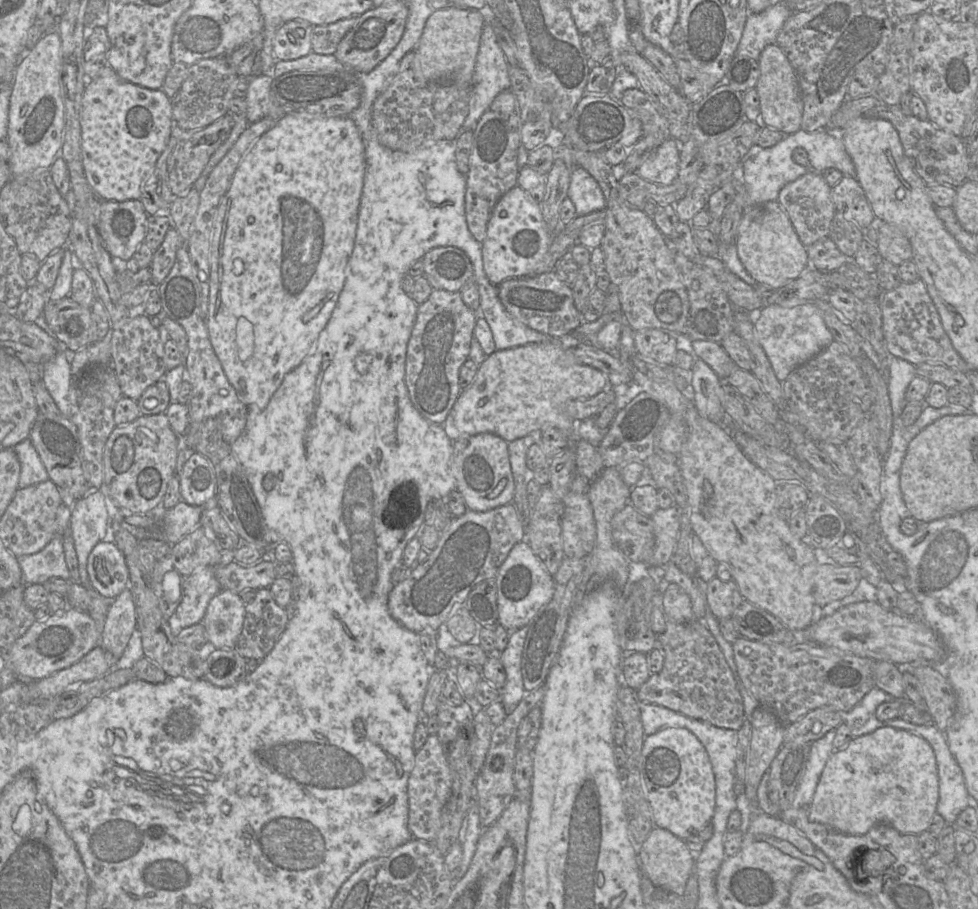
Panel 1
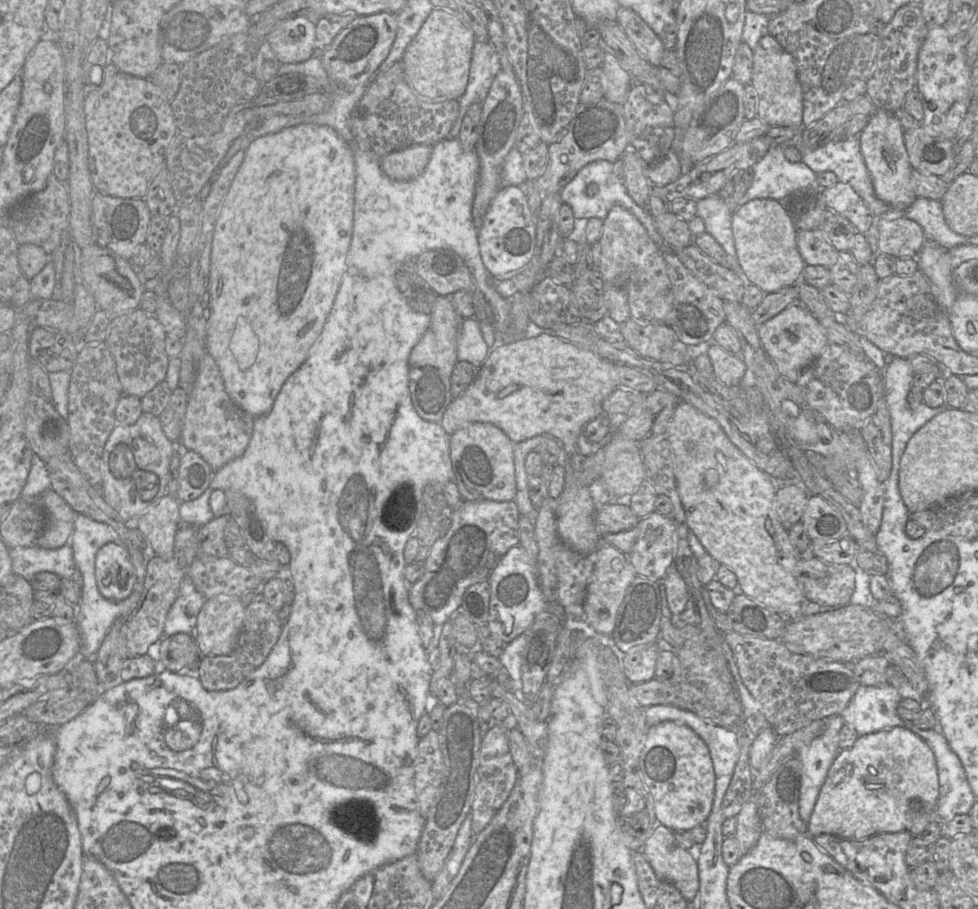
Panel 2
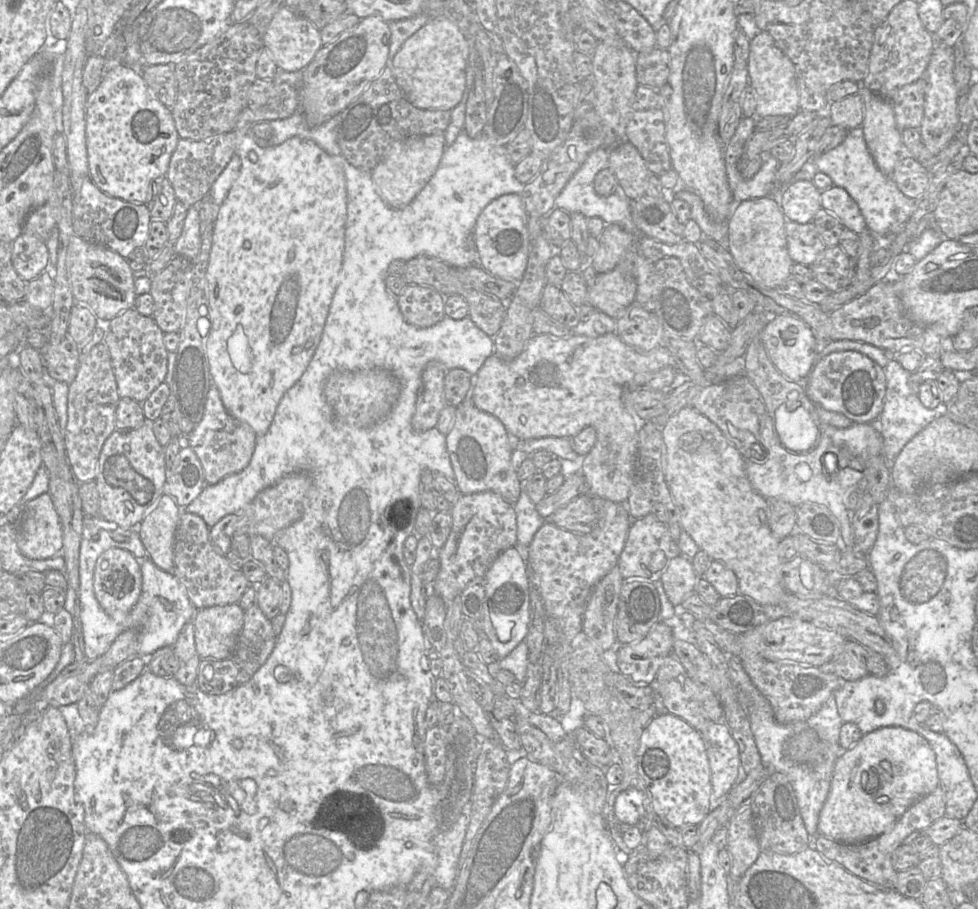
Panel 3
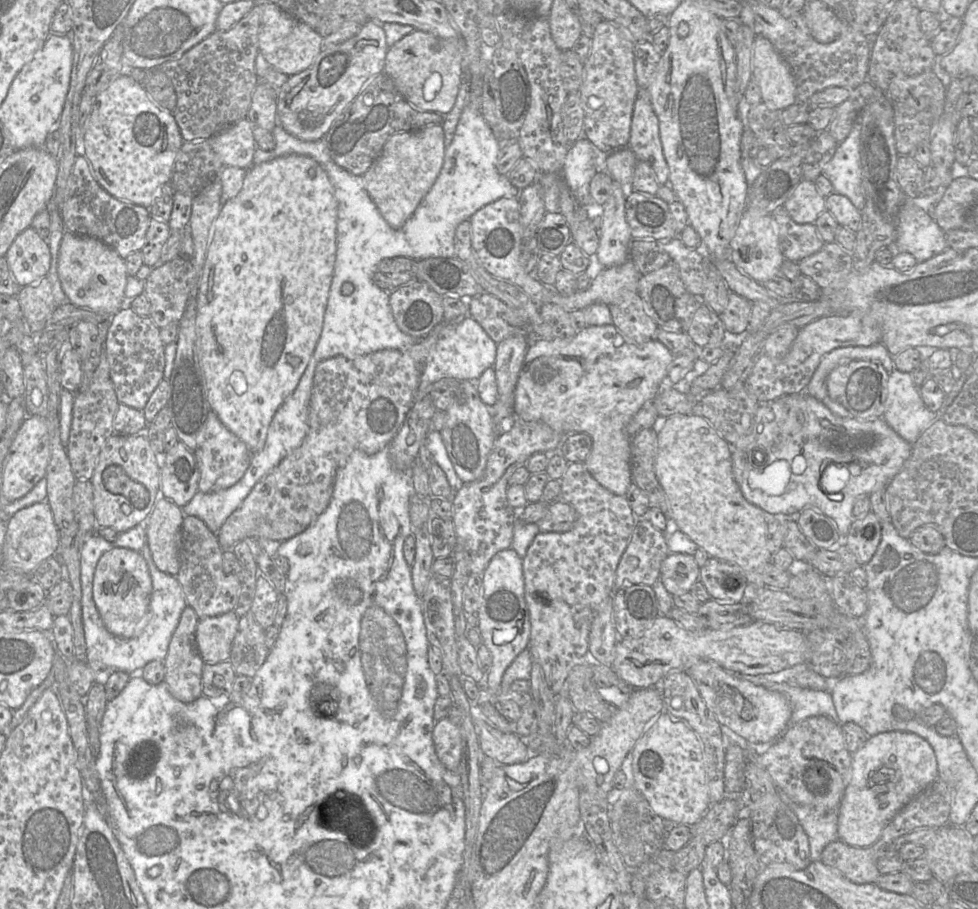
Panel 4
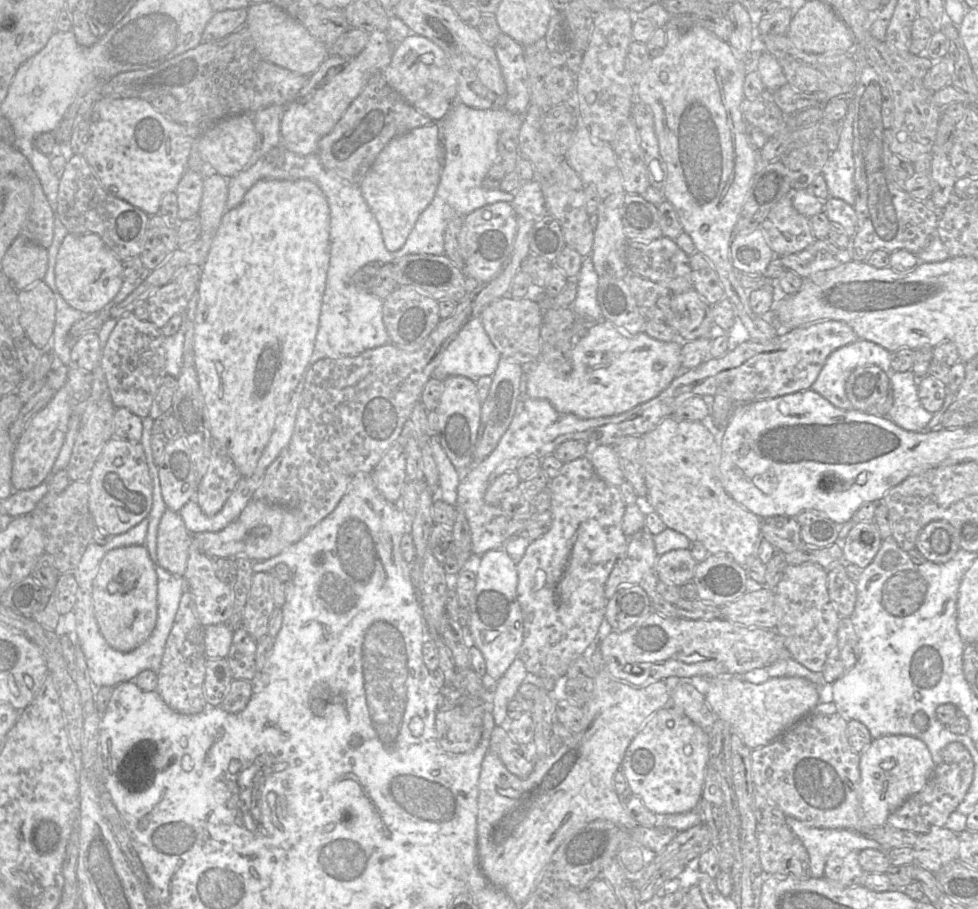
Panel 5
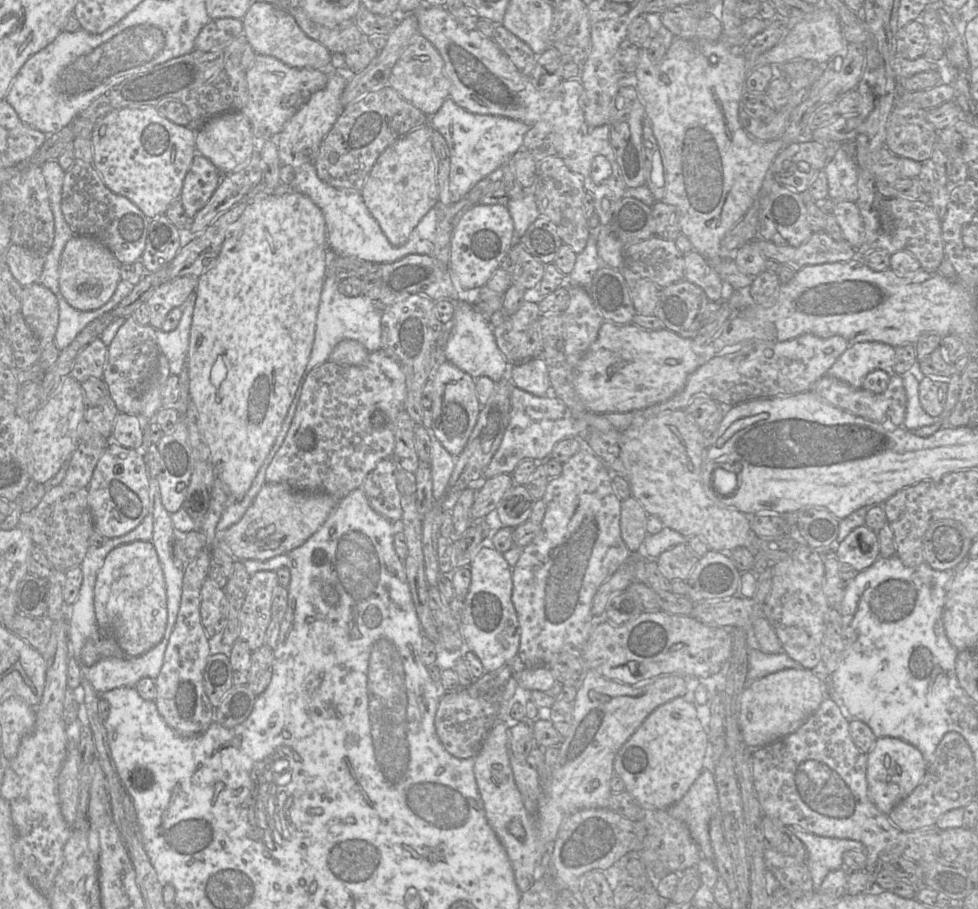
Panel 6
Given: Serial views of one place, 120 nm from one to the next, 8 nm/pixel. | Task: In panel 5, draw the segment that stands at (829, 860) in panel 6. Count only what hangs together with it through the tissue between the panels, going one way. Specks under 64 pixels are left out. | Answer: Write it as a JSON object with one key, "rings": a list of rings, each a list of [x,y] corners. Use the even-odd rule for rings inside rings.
{"rings":[[[786,816],[786,823],[808,851],[813,878],[824,877],[826,861],[833,850],[838,847],[846,847],[851,851],[885,850],[871,837],[853,830],[813,827],[792,816]]]}

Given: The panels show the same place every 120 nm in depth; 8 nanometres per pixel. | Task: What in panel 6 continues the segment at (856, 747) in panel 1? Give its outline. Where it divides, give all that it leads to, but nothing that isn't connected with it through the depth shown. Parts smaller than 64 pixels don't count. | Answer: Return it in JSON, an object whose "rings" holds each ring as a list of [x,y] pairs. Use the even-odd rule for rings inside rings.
{"rings":[[[893,737],[877,738],[873,748],[866,755],[869,798],[879,811],[888,815],[919,785],[928,764],[915,746]]]}

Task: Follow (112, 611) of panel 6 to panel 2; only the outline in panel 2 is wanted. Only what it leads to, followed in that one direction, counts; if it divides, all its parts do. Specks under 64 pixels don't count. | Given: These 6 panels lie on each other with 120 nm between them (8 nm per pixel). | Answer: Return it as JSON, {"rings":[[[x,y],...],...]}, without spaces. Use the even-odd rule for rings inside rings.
{"rings":[[[110,542],[97,551],[95,579],[104,598],[121,601],[129,597],[137,577],[128,549],[122,543]]]}

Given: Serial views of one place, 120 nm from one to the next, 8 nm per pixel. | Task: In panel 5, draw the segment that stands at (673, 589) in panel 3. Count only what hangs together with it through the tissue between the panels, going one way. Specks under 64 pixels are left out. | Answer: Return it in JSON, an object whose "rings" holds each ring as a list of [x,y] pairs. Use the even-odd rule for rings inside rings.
{"rings":[[[675,549],[658,556],[655,573],[659,580],[680,587],[693,579],[696,565],[690,549]]]}

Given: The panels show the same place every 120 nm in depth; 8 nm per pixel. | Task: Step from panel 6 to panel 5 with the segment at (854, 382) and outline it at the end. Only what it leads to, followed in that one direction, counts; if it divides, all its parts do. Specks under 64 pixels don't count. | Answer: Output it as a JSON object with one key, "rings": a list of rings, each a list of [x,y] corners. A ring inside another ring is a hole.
{"rings":[[[858,339],[830,354],[816,381],[810,387],[835,407],[852,409],[845,385],[850,374],[858,367],[875,365],[885,373],[892,374],[891,352],[867,340]]]}

